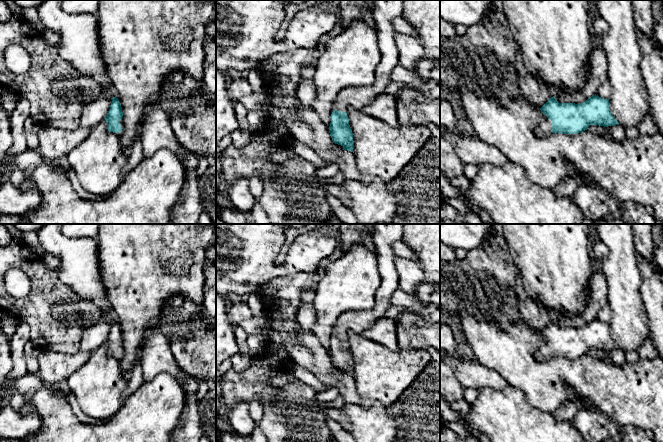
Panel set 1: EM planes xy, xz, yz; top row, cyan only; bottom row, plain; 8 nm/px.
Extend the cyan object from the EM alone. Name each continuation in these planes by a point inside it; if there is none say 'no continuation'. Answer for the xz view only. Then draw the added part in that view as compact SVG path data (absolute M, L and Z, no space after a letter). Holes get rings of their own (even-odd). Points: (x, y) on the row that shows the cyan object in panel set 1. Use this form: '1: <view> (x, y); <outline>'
1: xz (384, 11); M371 0L372 13L378 30L378 47L381 59L378 63L374 81L371 85L348 87L342 89L335 101L335 110L345 112L348 107L361 109L374 101L375 97L384 93L392 81L396 66L400 63L400 55L395 43L397 31L392 20L400 17L403 12L404 0Z

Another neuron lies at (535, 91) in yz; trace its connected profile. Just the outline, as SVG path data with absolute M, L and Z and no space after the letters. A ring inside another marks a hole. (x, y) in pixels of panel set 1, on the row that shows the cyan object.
M520 49L516 53L516 68L520 92L526 102L541 108L554 96L551 88L543 80L528 71Z

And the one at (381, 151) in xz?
M348 107L345 111L353 133L355 160L360 181L369 184L375 179L391 182L407 166L422 146L431 138L427 126L399 126L394 128L382 120Z

